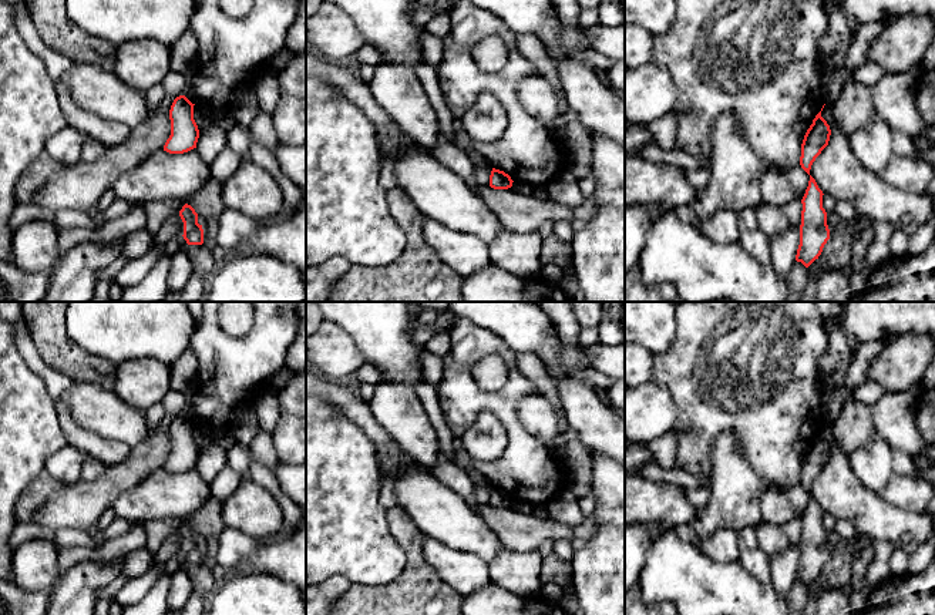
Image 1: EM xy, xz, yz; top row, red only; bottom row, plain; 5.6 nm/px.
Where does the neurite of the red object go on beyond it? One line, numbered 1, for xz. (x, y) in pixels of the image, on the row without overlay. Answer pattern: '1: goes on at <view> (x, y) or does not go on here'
1: does not go on here

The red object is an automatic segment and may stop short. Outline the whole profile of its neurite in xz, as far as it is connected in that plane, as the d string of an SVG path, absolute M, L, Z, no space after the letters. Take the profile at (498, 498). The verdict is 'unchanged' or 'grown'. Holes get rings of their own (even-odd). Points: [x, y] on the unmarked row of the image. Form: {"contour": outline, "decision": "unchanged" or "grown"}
{"contour": "M492 487L490 494L490 505L494 508L508 508L512 505L512 498L504 490Z", "decision": "unchanged"}

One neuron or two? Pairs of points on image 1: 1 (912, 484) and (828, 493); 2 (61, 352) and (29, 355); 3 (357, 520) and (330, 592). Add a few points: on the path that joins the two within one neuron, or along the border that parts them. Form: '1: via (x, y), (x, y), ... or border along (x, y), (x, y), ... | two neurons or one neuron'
1: border along (878, 494), (893, 504), (910, 510) | two neurons
2: border along (24, 322), (39, 356), (63, 375) | two neurons
3: border along (320, 581), (343, 575), (352, 582) | two neurons

